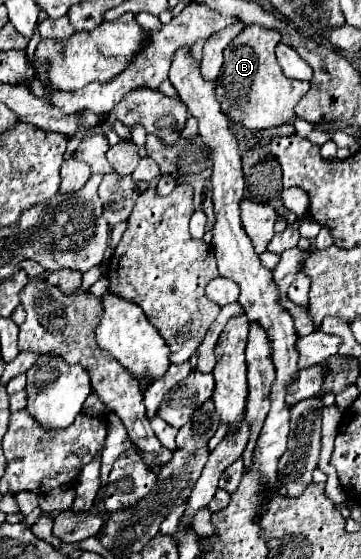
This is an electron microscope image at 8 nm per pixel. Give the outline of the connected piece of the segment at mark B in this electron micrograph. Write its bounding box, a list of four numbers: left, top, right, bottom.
[214,25,310,129]

